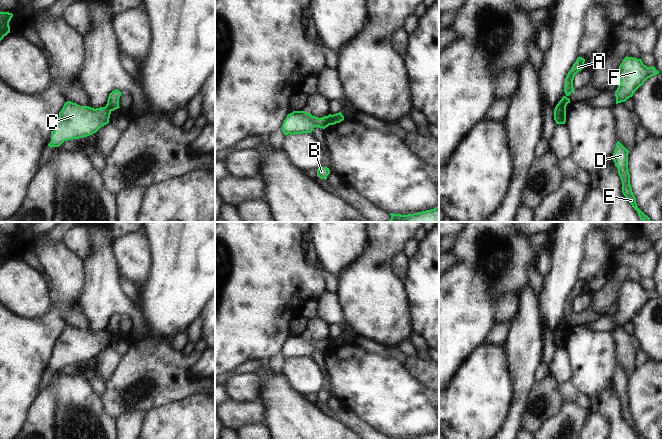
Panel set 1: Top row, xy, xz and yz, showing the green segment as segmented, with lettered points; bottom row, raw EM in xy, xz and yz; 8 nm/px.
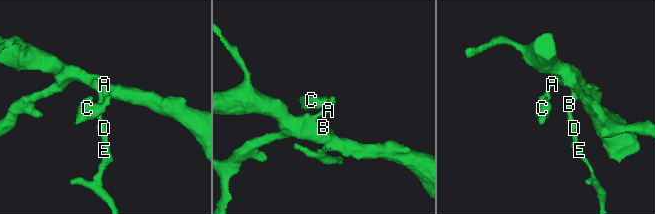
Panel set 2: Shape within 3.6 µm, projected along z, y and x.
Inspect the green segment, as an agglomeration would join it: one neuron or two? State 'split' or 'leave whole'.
split

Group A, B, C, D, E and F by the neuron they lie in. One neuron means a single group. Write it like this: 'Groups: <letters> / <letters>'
Groups: A B D E F / C.

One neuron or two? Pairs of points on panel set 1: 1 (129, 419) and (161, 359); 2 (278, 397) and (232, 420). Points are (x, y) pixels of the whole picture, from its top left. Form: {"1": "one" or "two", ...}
{"1": "two", "2": "two"}

